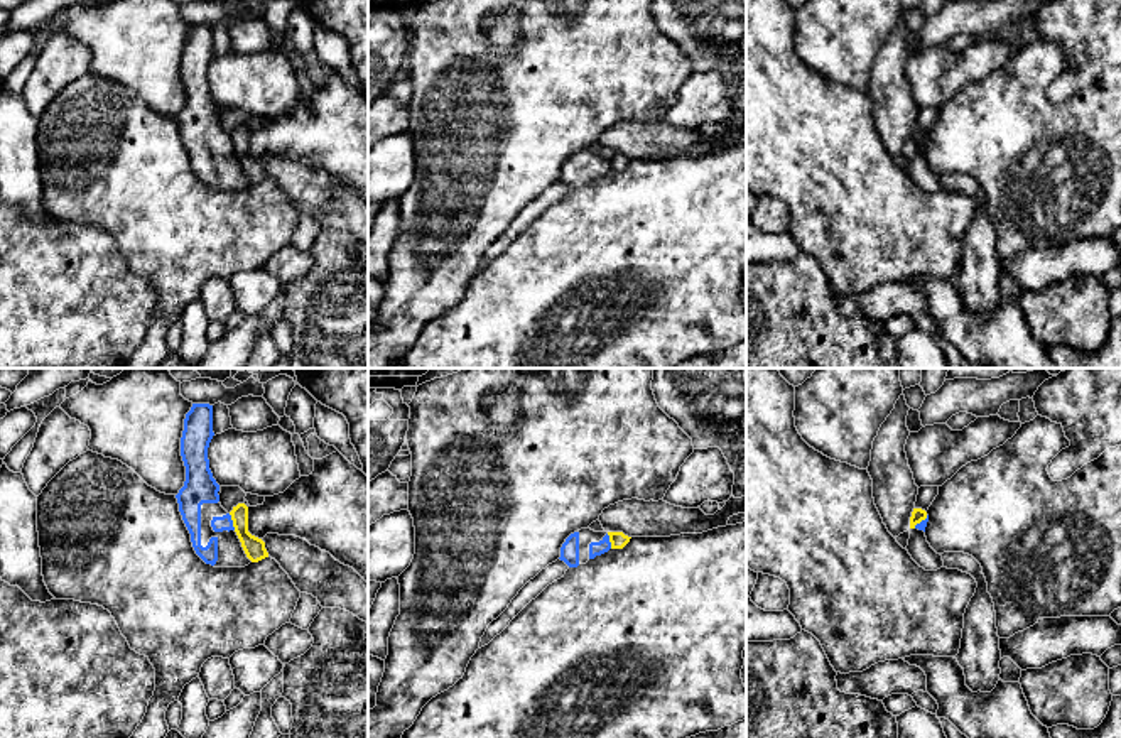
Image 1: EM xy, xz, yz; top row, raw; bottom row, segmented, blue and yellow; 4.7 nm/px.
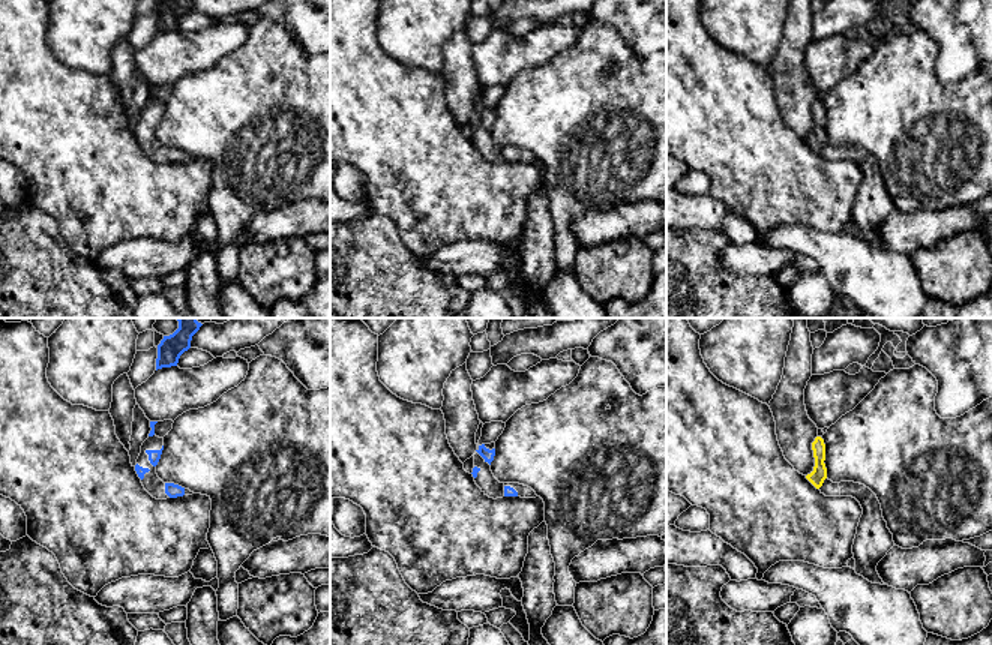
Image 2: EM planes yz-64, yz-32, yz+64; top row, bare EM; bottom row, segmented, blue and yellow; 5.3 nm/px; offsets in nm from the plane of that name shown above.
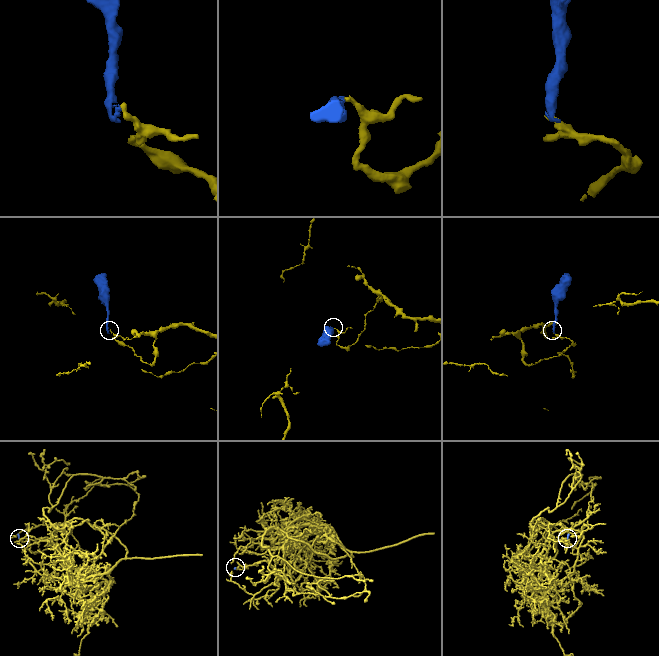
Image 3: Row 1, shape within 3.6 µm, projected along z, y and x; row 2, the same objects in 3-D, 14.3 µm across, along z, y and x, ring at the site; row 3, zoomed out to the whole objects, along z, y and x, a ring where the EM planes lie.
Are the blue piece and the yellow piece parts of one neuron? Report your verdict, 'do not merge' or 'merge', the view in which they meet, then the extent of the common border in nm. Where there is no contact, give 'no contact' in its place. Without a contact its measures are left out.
do not merge | xy | 90 nm

